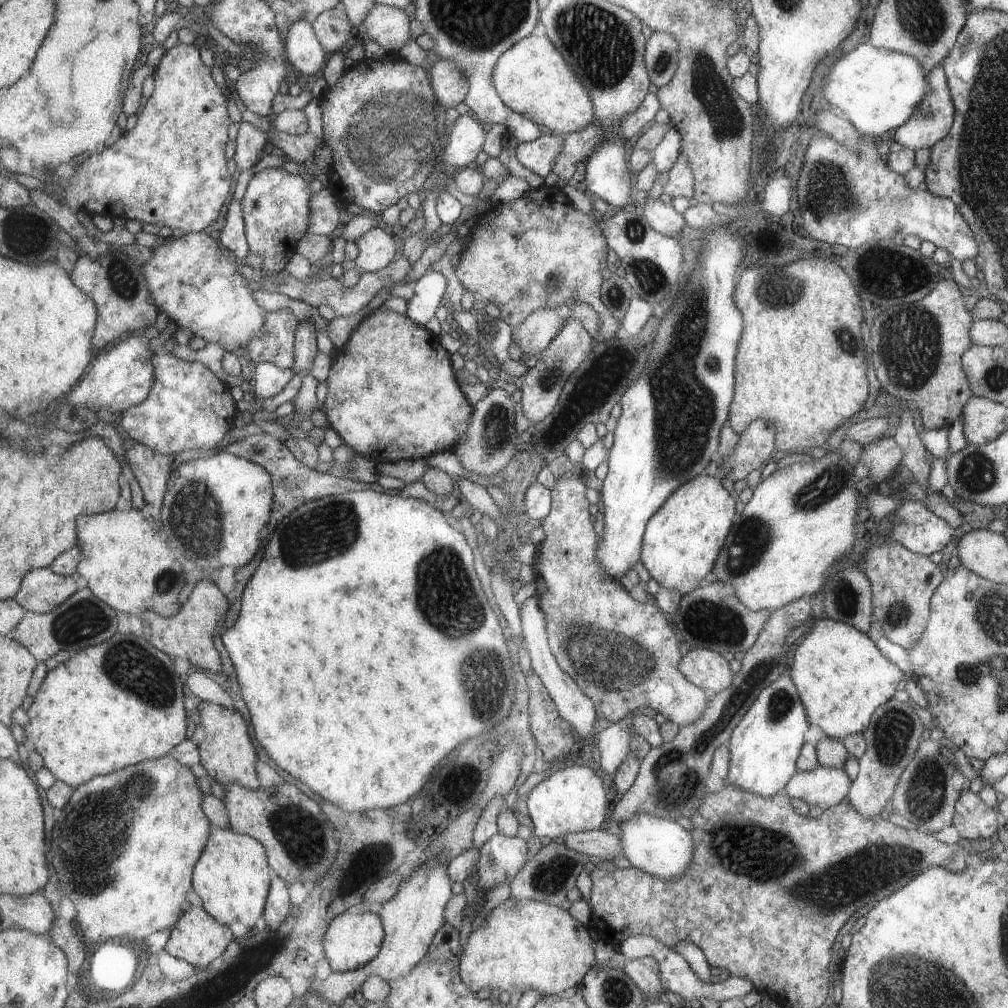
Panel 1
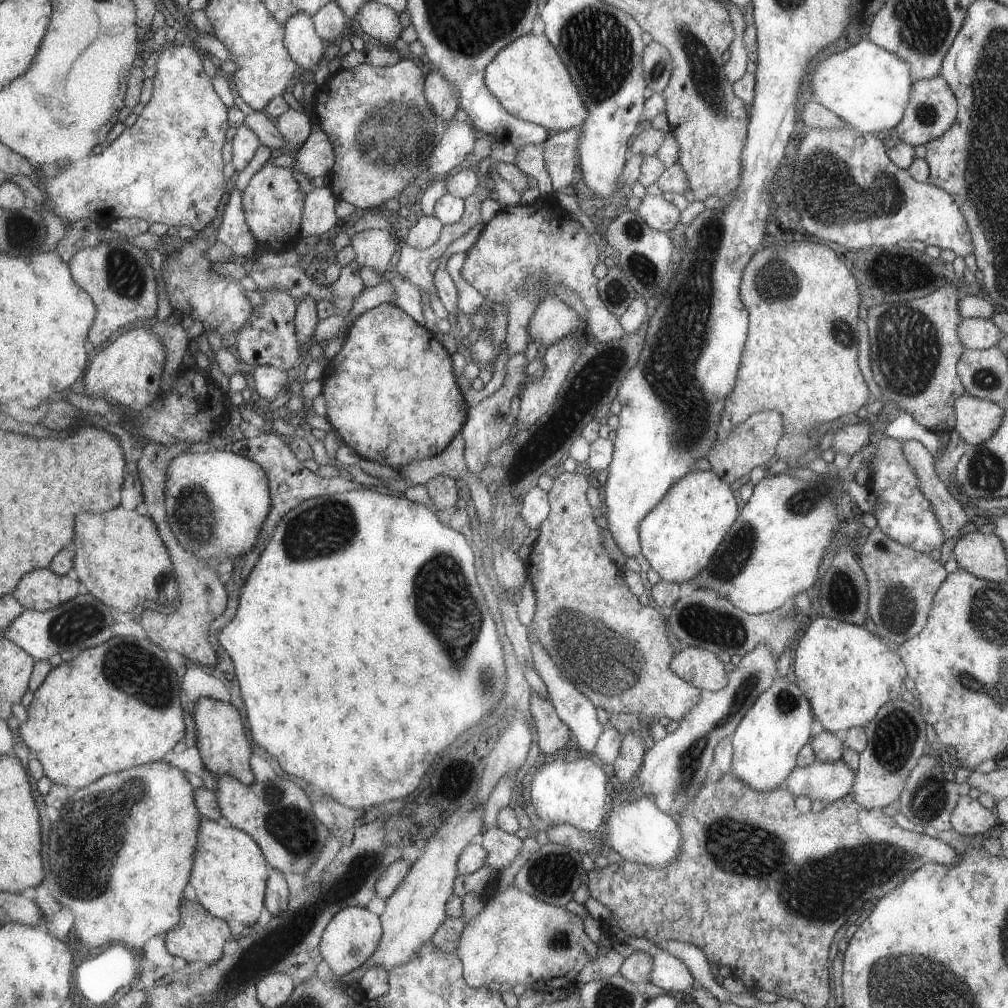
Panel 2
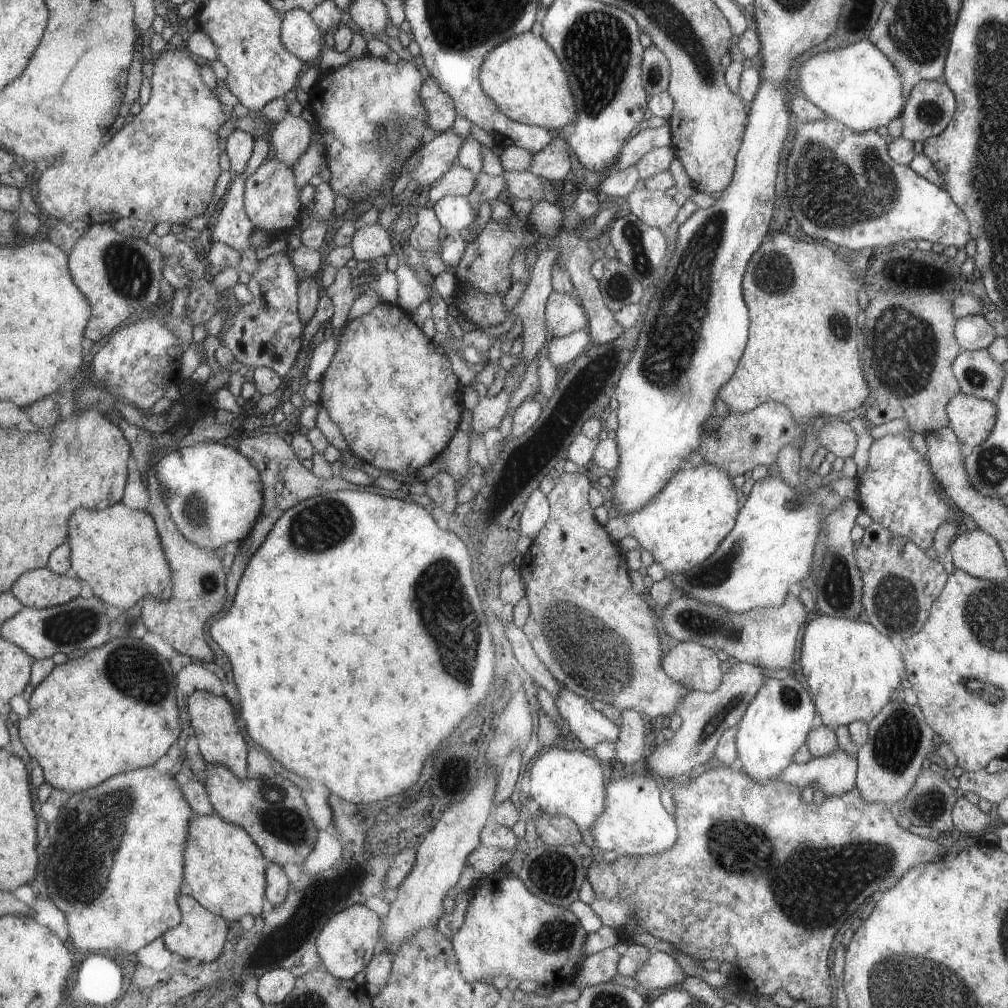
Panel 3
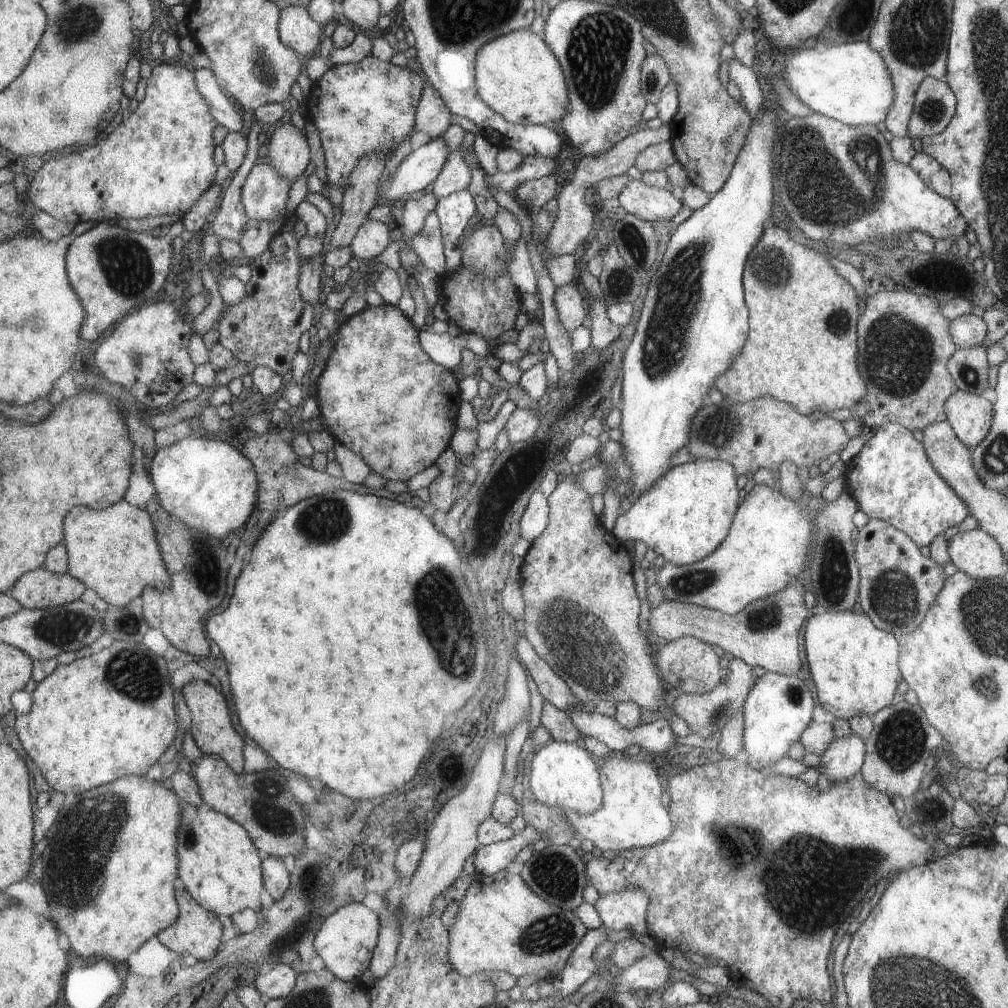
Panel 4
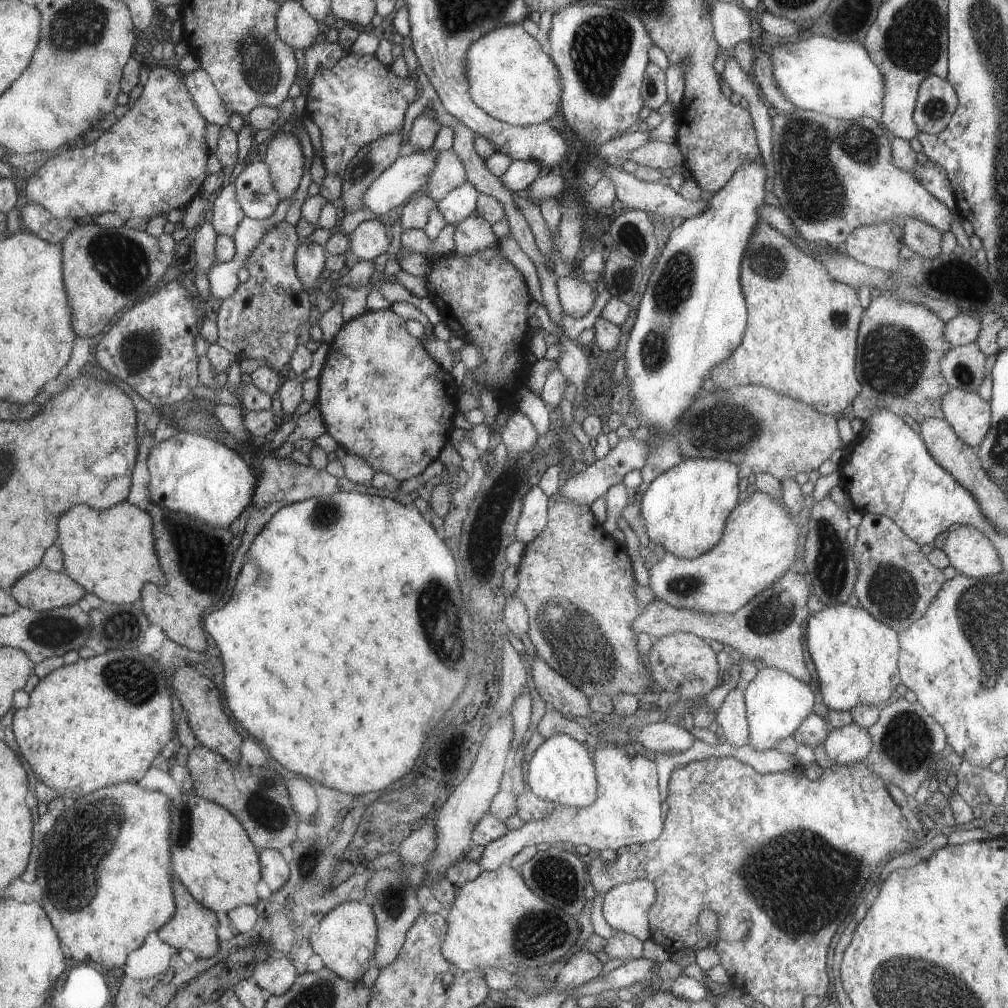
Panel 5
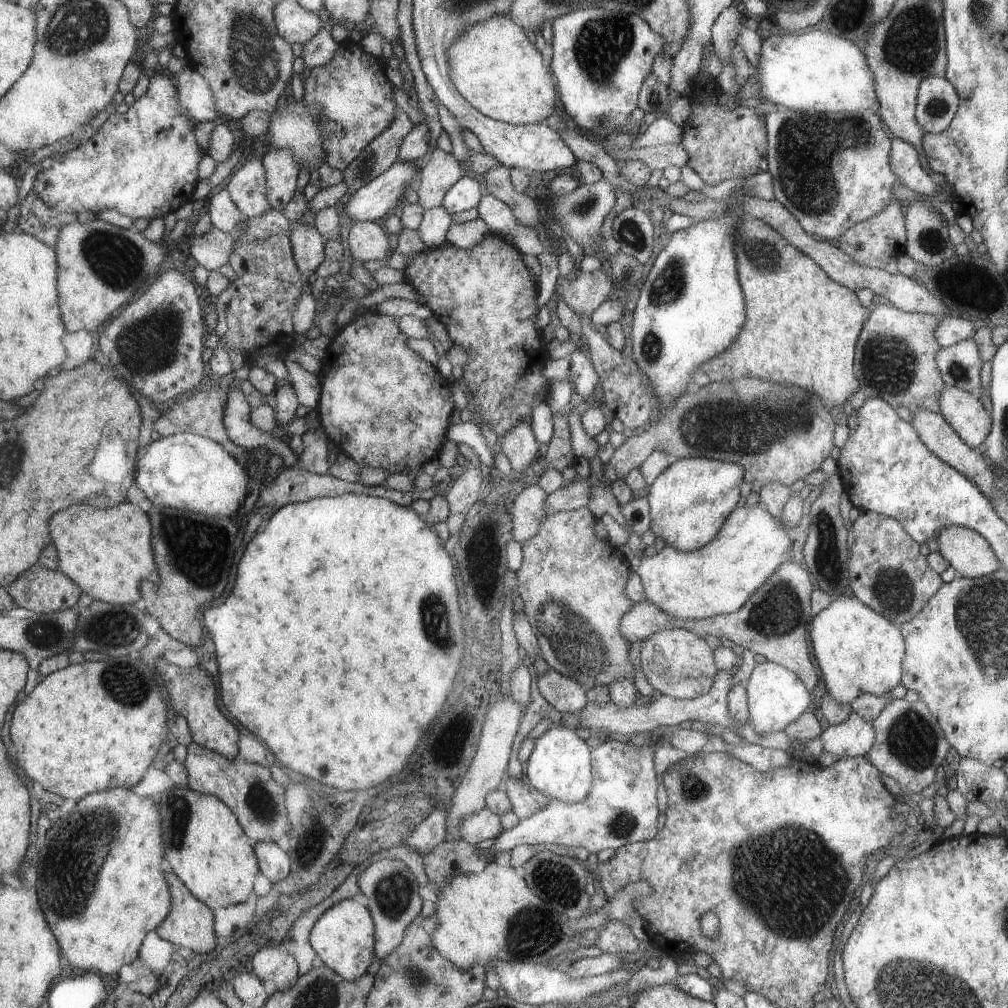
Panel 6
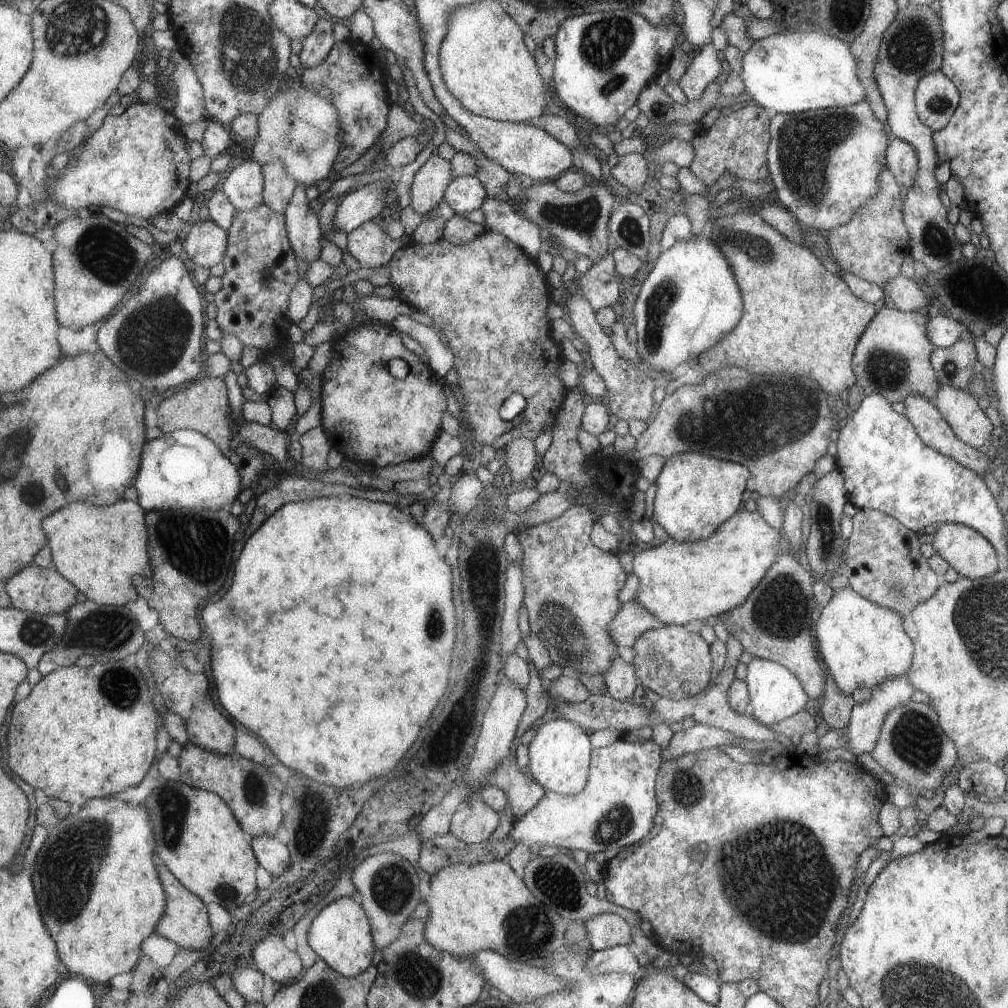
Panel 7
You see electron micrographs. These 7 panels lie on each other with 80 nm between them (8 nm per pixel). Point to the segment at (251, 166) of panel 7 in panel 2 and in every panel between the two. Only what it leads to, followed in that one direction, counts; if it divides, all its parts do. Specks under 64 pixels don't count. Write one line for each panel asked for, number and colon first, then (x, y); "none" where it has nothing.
2: (272, 201)
3: (270, 199)
4: (265, 192)
5: (258, 198)
6: (248, 186)

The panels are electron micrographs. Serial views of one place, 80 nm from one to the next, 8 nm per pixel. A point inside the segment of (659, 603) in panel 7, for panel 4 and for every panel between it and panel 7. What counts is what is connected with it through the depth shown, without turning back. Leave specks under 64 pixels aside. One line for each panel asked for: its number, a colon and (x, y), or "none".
4: (765, 547)
5: (758, 542)
6: (719, 578)

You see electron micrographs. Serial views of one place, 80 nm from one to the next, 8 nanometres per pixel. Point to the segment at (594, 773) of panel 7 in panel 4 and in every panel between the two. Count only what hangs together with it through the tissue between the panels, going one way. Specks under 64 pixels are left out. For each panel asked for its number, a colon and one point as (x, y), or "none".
4: (631, 816)
5: (626, 810)
6: (620, 809)

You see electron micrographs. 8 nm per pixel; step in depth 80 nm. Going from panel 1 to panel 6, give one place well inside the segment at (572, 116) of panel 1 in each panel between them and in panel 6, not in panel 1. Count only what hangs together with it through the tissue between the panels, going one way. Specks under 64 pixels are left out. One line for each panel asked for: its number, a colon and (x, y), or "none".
2: (526, 76)
3: (522, 76)
4: (517, 76)
5: (509, 76)
6: (498, 71)

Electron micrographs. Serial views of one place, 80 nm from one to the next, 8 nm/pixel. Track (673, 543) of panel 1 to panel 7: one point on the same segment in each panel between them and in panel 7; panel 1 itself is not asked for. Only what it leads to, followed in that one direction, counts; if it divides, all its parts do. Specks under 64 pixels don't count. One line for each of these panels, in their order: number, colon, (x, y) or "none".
2: (679, 535)
3: (682, 525)
4: (684, 517)
5: (684, 509)
6: (688, 502)
7: (695, 493)

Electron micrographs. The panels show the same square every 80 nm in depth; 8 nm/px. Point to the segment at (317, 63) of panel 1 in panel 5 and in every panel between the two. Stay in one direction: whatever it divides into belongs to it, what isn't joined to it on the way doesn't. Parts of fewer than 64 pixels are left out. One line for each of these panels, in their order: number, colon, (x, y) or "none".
2: (304, 46)
3: (300, 35)
4: (297, 30)
5: (294, 26)

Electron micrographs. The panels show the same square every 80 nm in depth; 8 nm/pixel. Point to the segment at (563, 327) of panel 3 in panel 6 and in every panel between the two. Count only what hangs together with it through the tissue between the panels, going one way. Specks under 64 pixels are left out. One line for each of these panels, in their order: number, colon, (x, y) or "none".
4: (569, 300)
5: (575, 297)
6: (587, 291)

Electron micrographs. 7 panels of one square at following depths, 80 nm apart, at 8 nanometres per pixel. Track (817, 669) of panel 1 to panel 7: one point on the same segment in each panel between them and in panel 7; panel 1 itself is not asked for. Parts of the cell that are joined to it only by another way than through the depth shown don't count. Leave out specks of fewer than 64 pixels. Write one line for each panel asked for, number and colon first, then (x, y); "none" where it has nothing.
2: (848, 674)
3: (852, 670)
4: (854, 666)
5: (855, 656)
6: (858, 651)
7: (862, 644)

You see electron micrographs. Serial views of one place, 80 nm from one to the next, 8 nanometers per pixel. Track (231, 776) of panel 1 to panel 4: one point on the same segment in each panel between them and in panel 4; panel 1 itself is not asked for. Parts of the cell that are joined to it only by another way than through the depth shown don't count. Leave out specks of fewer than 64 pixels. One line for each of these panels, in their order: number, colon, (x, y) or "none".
2: (223, 749)
3: (213, 725)
4: (210, 726)

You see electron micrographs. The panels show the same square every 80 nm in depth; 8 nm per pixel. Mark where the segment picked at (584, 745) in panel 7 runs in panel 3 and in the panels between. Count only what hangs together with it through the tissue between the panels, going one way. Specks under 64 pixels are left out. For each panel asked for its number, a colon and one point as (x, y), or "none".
3: (563, 783)
4: (563, 775)
5: (560, 769)
6: (558, 766)

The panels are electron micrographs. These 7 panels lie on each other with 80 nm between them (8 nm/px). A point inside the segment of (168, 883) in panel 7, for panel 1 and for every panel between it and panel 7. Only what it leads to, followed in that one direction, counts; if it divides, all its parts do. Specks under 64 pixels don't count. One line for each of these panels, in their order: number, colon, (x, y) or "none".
1: (197, 939)
2: (198, 935)
3: (200, 935)
4: (198, 932)
5: (193, 926)
6: (190, 923)

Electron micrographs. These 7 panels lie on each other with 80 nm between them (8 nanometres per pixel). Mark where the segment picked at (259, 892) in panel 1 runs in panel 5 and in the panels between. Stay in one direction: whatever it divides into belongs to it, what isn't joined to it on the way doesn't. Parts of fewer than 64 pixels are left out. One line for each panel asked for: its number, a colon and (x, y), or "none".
2: (229, 873)
3: (223, 871)
4: (218, 865)
5: (211, 854)

